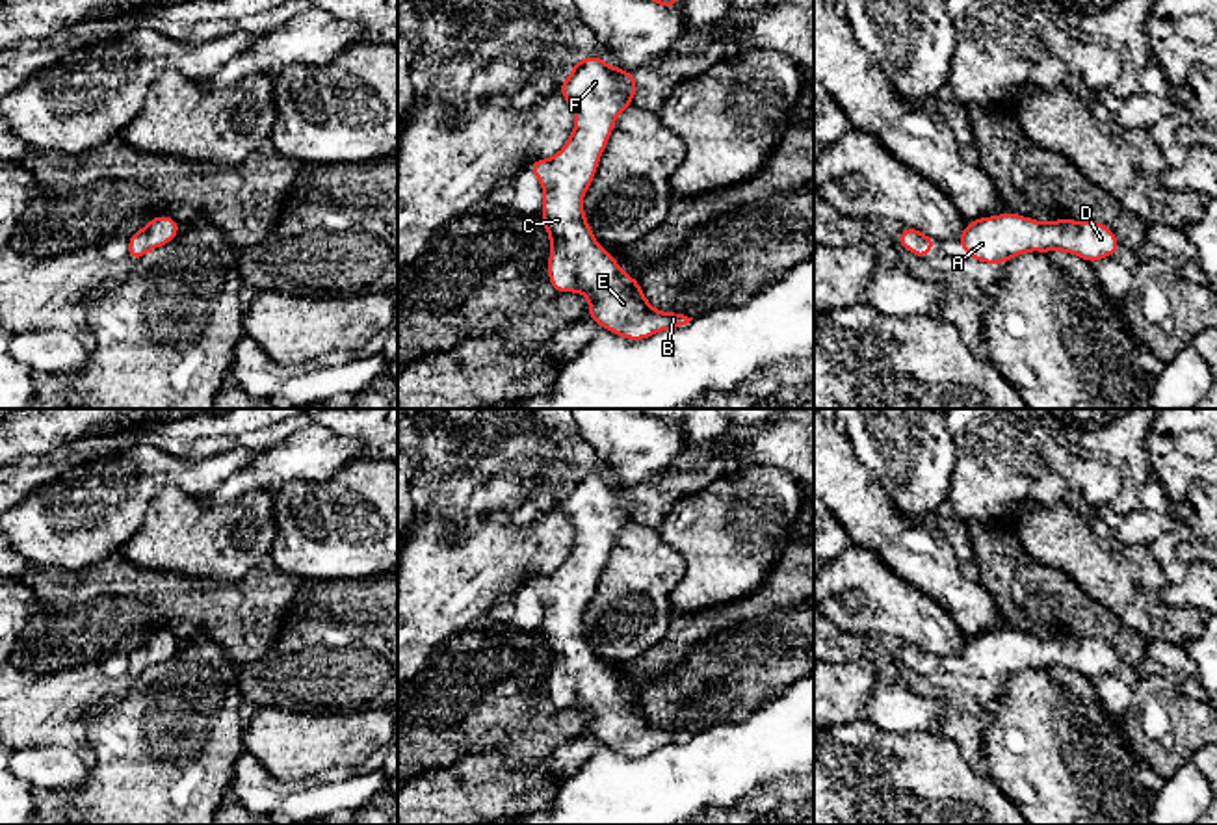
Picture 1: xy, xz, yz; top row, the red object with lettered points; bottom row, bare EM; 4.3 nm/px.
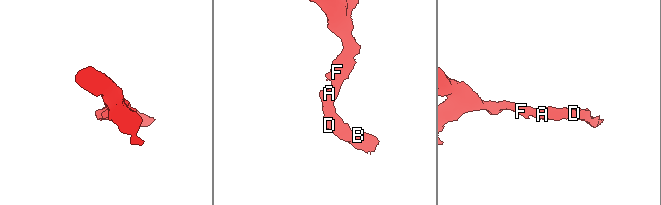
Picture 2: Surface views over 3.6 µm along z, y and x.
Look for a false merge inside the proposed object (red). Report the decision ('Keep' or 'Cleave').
Keep

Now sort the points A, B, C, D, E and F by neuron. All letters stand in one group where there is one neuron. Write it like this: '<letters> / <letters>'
A B C D E F

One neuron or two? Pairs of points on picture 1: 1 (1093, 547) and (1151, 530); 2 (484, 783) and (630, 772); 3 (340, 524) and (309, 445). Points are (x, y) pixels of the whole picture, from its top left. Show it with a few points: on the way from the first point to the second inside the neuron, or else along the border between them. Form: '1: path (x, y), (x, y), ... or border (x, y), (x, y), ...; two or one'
1: border (1113, 530), (1123, 541), (1149, 549); two
2: border (562, 783), (549, 805); two
3: border (359, 456), (329, 476), (290, 480), (281, 487); two

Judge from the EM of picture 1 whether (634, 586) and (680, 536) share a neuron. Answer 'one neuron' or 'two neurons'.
two neurons

